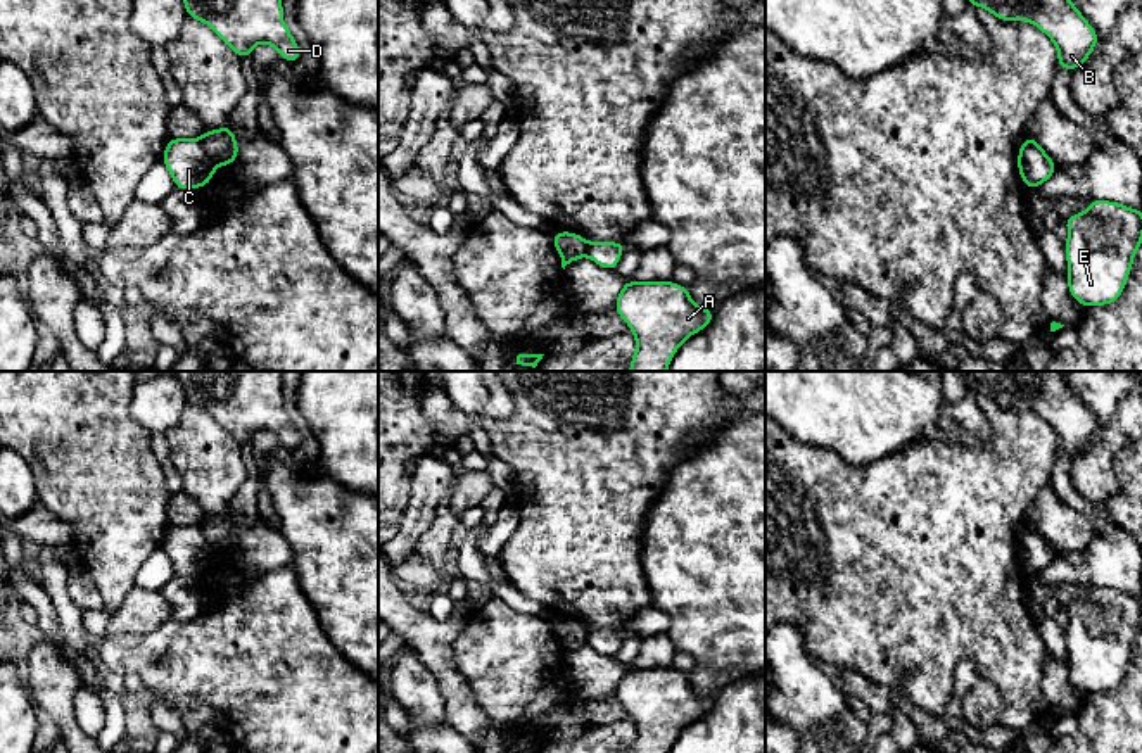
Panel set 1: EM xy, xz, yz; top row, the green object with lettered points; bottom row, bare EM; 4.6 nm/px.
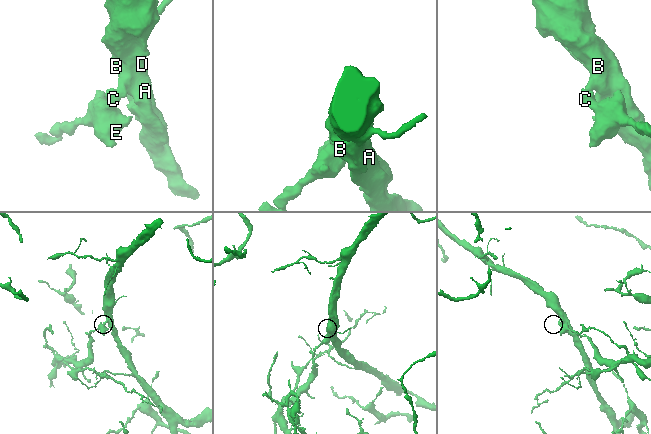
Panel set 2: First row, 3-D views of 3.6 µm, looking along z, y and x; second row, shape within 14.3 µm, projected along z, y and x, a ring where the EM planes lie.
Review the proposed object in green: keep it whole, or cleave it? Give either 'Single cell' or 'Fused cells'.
Fused cells

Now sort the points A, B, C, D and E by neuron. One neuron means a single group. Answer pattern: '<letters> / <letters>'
A B D / C E

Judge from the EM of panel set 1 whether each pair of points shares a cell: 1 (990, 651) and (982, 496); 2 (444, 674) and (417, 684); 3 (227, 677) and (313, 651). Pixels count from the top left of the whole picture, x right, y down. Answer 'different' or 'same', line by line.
1: same
2: different
3: same

